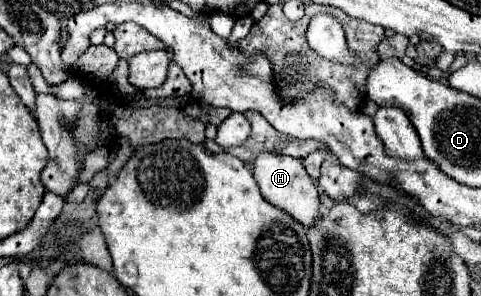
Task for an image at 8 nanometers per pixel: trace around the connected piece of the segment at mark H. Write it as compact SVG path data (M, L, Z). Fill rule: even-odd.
M262 152L262 154L256 156L256 162L252 164L252 174L254 174L254 178L260 186L262 196L270 204L274 204L274 206L282 208L284 212L288 212L292 218L296 218L306 228L316 222L316 218L320 216L318 188L316 188L316 182L308 176L308 172L304 170L304 166L298 158Z

